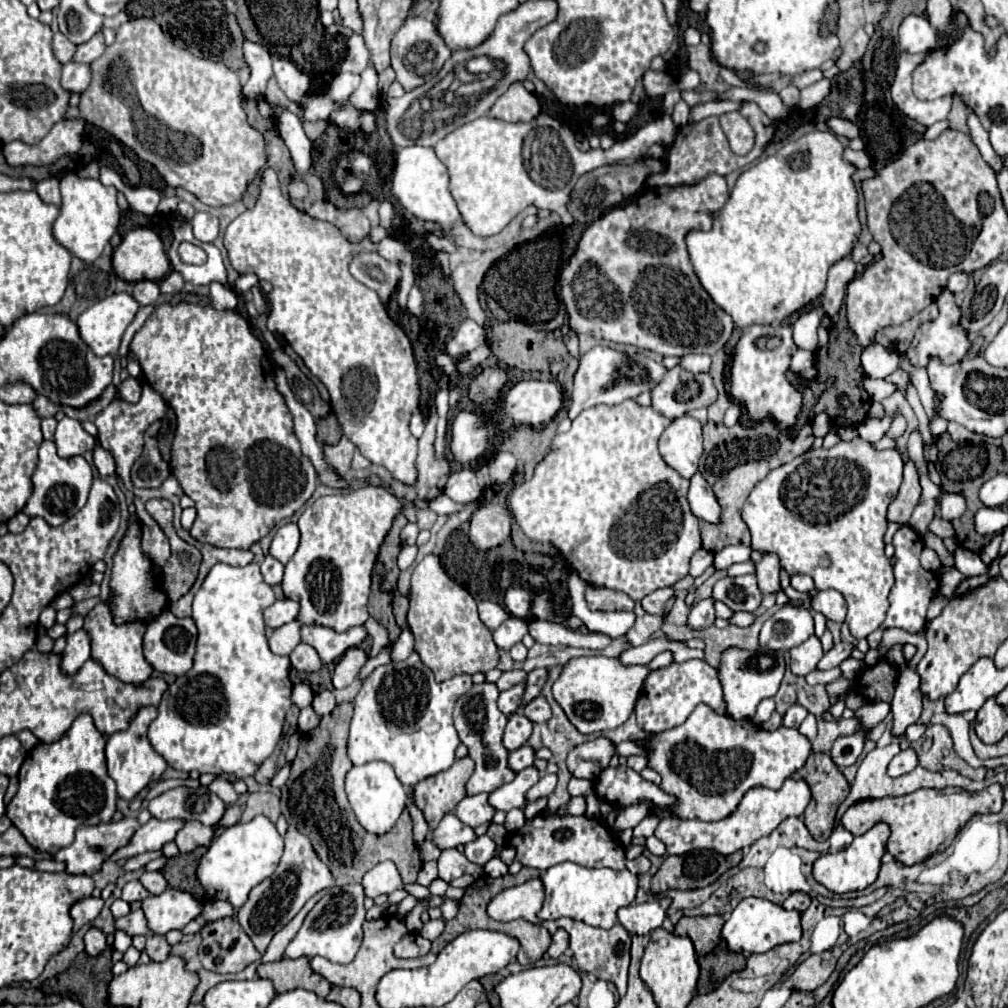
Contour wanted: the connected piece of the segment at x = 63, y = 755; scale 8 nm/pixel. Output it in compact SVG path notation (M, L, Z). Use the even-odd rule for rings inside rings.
M81 714L57 742L39 742L37 748L33 748L31 754L25 758L19 770L19 790L7 806L7 816L37 852L55 854L57 850L67 848L73 842L73 834L79 826L109 822L115 814L115 802L115 780L107 774L105 764L105 736L95 728L89 714Z

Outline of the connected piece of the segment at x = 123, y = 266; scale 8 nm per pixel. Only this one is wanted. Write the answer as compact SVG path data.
M133 228L113 252L115 274L127 282L159 282L171 268L161 238L151 228Z

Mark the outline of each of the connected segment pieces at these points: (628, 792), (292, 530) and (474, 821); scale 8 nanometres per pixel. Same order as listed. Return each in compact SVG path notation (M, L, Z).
M627 766L605 768L595 778L595 792L601 800L611 802L615 806L631 806L641 800L651 800L655 804L651 812L659 816L671 816L667 806L675 802L673 796L661 792L659 786L643 780L635 770Z
M289 522L275 532L269 554L275 556L277 560L281 560L283 564L287 564L291 560L291 556L295 554L297 546L299 546L299 528L297 528L297 524Z
M477 794L477 796L465 796L457 808L455 808L455 816L471 826L471 828L477 828L481 824L487 824L491 822L495 810L489 806L487 802L487 794Z

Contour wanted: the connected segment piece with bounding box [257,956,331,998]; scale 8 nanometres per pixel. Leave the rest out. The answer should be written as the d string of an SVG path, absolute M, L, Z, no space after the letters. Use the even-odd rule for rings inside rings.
M301 956L297 960L289 960L283 958L279 962L271 962L271 964L261 964L257 968L257 974L261 978L269 978L275 984L277 992L289 992L295 988L305 988L311 992L317 992L321 998L325 998L331 990L331 984L315 974L309 966L309 958Z

